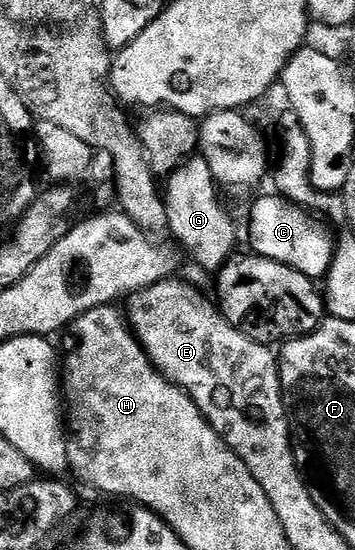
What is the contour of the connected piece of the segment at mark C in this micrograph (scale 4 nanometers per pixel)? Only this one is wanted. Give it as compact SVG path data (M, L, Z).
M278 193L259 198L251 209L249 219L250 249L256 256L285 263L312 279L324 278L336 250L336 238L320 218L302 209Z

